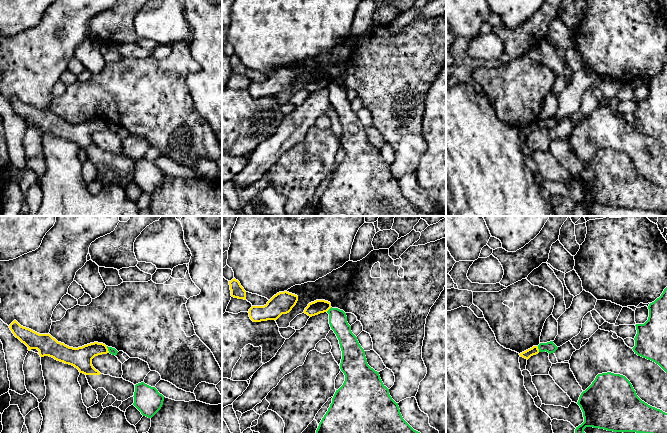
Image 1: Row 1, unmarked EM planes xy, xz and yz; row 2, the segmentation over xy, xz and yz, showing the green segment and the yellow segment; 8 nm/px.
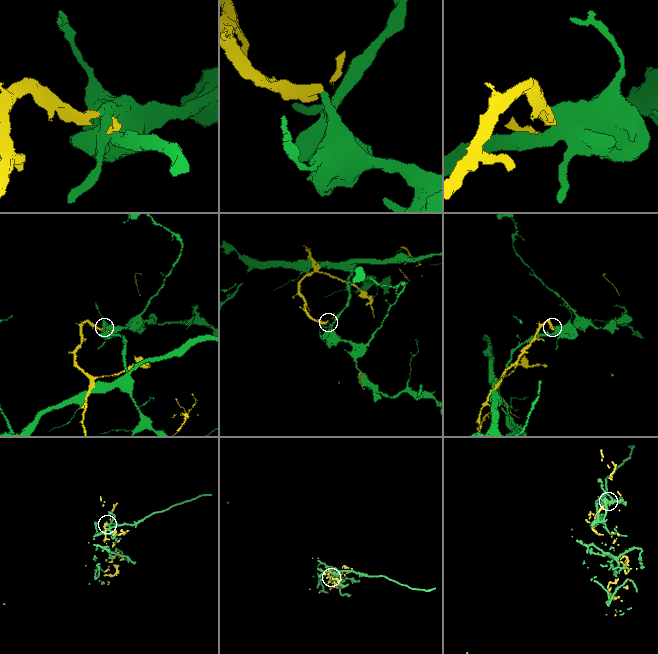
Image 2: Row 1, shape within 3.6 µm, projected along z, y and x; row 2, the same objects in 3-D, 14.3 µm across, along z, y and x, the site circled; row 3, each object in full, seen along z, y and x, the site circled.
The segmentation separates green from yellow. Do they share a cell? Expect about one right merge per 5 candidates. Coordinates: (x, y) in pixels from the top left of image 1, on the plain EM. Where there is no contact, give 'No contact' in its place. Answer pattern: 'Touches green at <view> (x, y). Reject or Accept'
Touches green at xy (108, 125). Reject

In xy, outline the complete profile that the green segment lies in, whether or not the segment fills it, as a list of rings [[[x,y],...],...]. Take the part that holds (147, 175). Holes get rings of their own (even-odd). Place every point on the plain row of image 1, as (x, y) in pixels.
[[[144,158],[135,161],[133,181],[143,192],[152,194],[162,183],[164,172]]]

